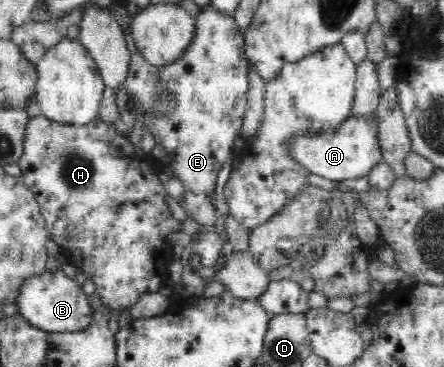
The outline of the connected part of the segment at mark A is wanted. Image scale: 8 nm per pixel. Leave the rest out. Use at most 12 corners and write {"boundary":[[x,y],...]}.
{"boundary":[[373,113],[286,150],[308,172],[361,178],[383,161]]}

